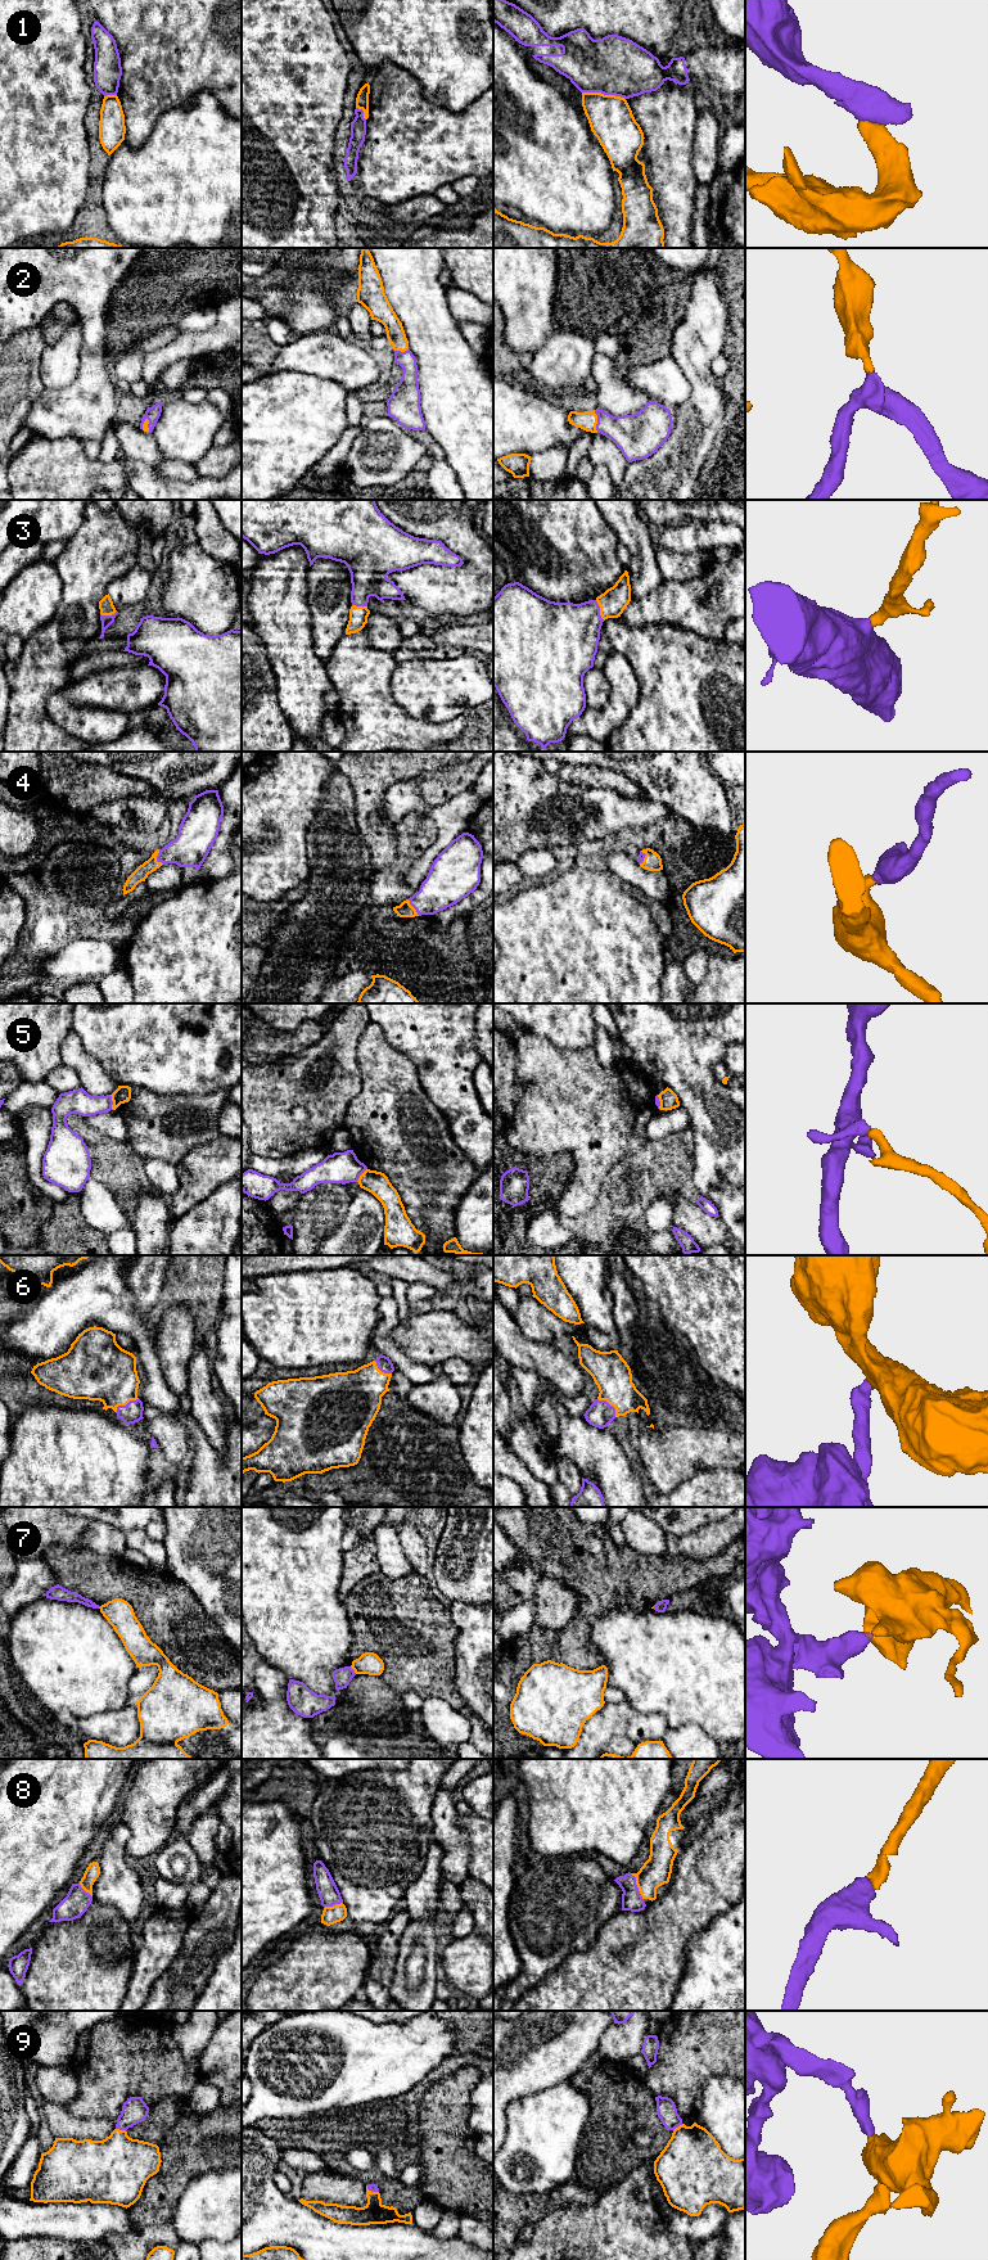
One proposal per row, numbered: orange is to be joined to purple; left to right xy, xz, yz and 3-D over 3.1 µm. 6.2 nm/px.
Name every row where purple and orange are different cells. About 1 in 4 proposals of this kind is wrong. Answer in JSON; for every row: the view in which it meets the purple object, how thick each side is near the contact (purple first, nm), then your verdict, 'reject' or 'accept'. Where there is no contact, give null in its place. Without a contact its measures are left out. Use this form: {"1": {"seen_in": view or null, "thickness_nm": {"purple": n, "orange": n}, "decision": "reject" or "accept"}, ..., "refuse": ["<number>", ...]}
{"1": {"seen_in": "yz", "thickness_nm": {"purple": 360, "orange": 280}, "decision": "reject"}, "2": {"seen_in": "yz", "thickness_nm": {"purple": 260, "orange": 120}, "decision": "accept"}, "3": {"seen_in": "yz", "thickness_nm": {"purple": 400, "orange": 170}, "decision": "accept"}, "4": {"seen_in": "xy", "thickness_nm": {"purple": 220, "orange": 90}, "decision": "accept"}, "5": {"seen_in": "xy", "thickness_nm": {"purple": 160, "orange": 100}, "decision": "reject"}, "6": {"seen_in": "xy", "thickness_nm": {"purple": 130, "orange": 360}, "decision": "accept"}, "7": {"seen_in": "xz", "thickness_nm": {"purple": 120, "orange": 140}, "decision": "reject"}, "8": {"seen_in": "yz", "thickness_nm": {"purple": 130, "orange": 180}, "decision": "accept"}, "9": {"seen_in": "xy", "thickness_nm": {"purple": 160, "orange": 400}, "decision": "accept"}, "refuse": ["1", "5", "7"]}

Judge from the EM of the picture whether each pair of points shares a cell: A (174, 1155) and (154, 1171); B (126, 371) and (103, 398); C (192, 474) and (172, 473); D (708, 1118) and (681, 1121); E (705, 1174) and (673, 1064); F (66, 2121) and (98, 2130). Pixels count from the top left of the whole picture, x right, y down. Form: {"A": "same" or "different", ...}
{"A": "different", "B": "different", "C": "same", "D": "different", "E": "same", "F": "same"}

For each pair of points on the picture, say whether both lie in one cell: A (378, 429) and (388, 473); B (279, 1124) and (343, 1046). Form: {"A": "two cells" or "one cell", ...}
{"A": "one cell", "B": "one cell"}

